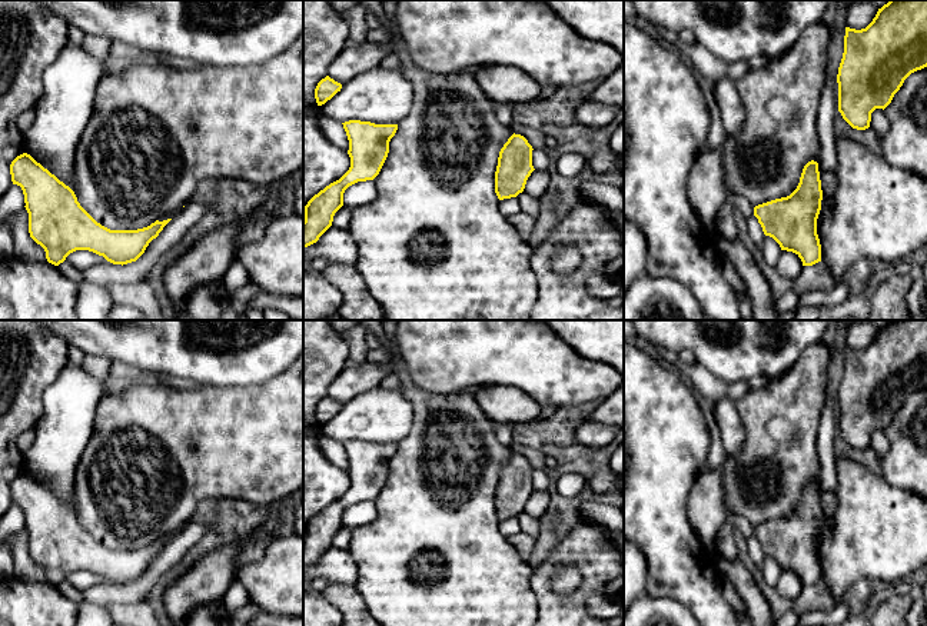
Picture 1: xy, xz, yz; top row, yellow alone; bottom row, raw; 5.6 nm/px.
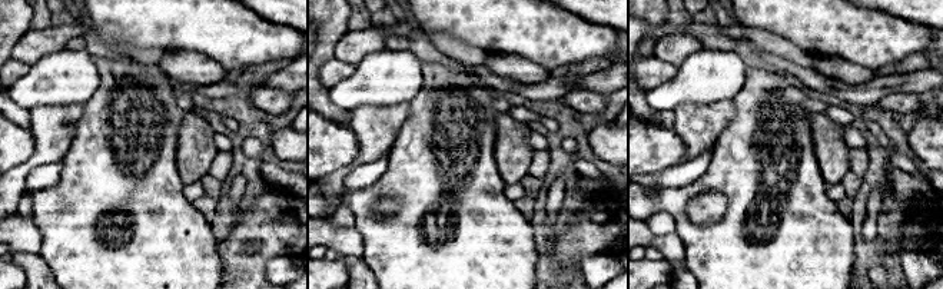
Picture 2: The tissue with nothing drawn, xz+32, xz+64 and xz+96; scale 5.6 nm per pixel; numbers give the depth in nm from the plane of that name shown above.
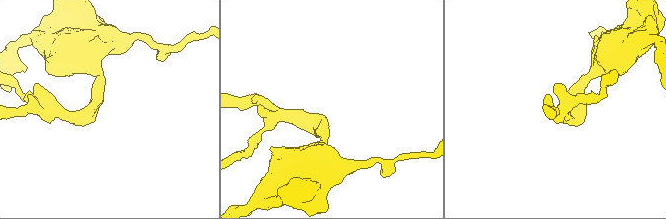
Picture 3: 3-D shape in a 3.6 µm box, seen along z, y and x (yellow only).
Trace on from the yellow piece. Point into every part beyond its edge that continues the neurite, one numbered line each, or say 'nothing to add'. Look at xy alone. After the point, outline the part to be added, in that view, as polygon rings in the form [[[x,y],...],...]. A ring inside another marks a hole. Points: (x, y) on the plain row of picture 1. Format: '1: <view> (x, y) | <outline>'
nothing to add

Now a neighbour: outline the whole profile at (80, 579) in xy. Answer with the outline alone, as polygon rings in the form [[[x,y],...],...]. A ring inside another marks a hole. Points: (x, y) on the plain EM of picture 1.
[[[76,570],[70,573],[66,580],[79,590],[86,590],[96,583],[107,582],[103,576],[89,570]]]

